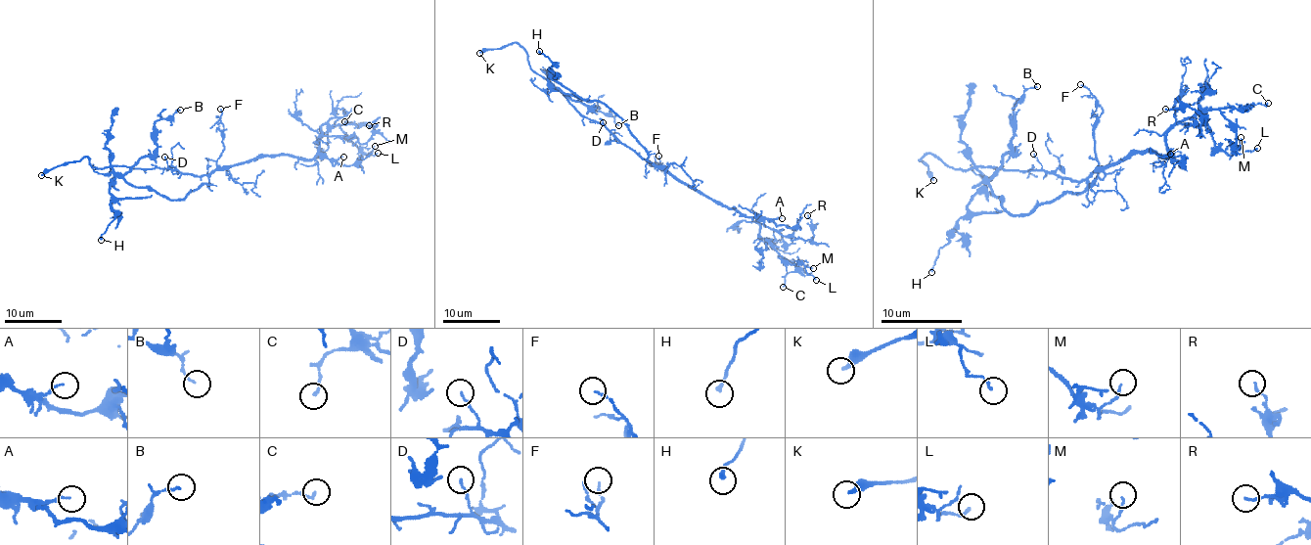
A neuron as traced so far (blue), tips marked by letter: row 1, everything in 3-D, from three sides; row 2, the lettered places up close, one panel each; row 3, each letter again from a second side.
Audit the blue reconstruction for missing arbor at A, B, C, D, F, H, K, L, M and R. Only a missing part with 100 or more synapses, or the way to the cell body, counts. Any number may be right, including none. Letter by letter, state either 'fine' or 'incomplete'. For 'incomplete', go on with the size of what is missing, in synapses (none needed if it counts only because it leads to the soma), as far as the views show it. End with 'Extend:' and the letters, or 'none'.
A: fine
B: fine
C: fine
D: fine
F: fine
H: fine
K: incomplete
L: fine
M: fine
R: fine
Extend: K

